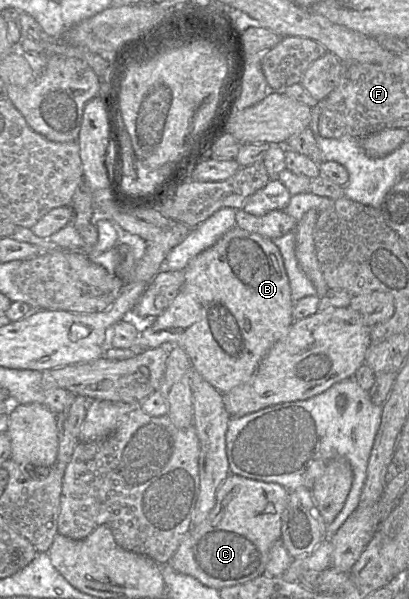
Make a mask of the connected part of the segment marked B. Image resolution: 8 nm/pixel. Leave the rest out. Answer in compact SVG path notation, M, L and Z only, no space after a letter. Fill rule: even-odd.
M235 225L229 229L214 245L192 258L183 271L185 280L177 296L168 308L153 321L139 322L141 324L141 329L130 349L135 354L139 354L149 348L156 348L160 346L166 346L168 348L170 345L179 346L187 353L192 368L219 392L222 394L226 393L234 387L248 382L253 377L261 360L270 348L279 339L287 334L290 326L294 322L292 311L295 302L291 297L289 279L284 267L283 258L278 247L271 239L263 237L257 233L248 232Z

